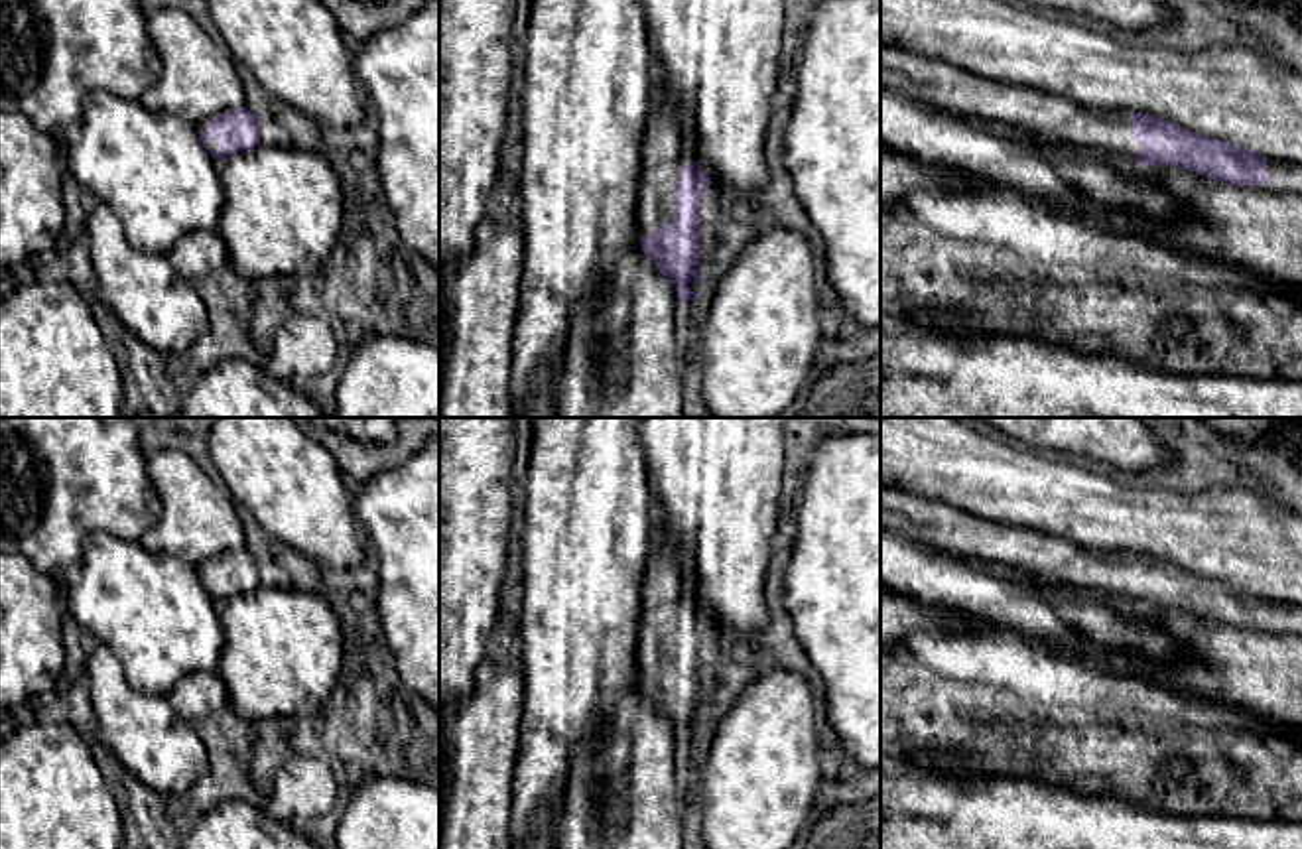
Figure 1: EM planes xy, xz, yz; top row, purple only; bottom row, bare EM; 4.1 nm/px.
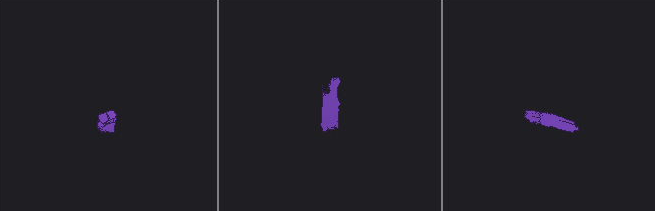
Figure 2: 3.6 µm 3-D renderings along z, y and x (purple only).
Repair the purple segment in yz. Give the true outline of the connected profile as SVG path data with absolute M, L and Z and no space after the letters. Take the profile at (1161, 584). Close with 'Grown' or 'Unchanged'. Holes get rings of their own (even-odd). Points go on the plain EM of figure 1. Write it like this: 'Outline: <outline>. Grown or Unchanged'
Outline: M880 487L880 528L993 569L1099 591L1150 609L1182 609L1231 626L1302 636L1302 607L1196 575L1142 554L1085 550L1038 530L987 522L945 502Z. Grown

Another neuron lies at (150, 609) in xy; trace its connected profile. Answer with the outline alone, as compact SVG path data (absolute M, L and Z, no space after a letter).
M95 530L83 542L79 579L69 585L65 609L85 632L112 650L122 664L128 686L146 695L167 697L185 676L219 668L225 646L219 603L201 585L197 567L181 557L154 554L140 542Z

